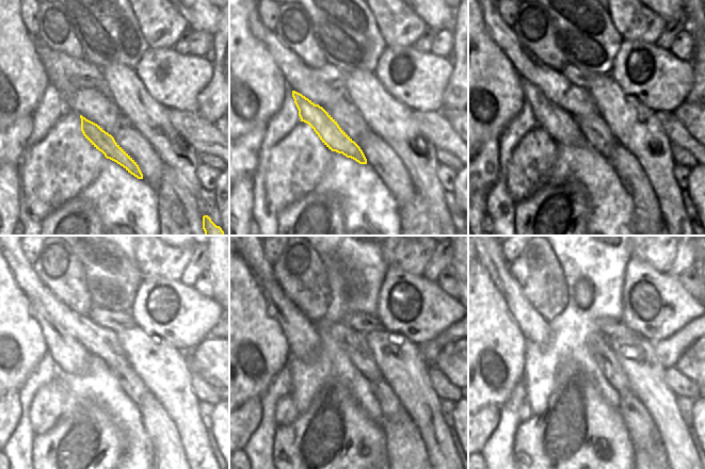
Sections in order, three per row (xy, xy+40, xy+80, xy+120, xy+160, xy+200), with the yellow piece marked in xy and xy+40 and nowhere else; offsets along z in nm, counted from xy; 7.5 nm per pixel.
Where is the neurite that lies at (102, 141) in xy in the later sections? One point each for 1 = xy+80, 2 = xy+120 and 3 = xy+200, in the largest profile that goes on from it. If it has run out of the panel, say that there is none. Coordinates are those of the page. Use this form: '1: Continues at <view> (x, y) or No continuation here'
1: Continues at xy+80 (557, 122)
2: Continues at xy+120 (70, 357)
3: Continues at xy+200 (512, 293)

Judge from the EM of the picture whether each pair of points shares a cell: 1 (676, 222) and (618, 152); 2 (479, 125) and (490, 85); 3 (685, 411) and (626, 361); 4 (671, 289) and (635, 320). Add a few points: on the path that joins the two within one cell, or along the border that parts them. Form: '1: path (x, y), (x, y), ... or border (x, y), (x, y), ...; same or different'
1: border (639, 164), (652, 187); different
2: path (492, 123), (499, 110), (497, 98); same
3: border (675, 397), (677, 411), (688, 427); different
4: path (674, 305), (675, 310), (656, 330), (651, 330); same

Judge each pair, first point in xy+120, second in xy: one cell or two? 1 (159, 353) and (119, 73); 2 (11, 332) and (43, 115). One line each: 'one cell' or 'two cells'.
1: one cell
2: two cells

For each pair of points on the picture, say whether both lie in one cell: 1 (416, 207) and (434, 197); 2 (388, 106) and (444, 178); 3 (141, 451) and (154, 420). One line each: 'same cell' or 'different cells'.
1: different cells
2: different cells
3: different cells

